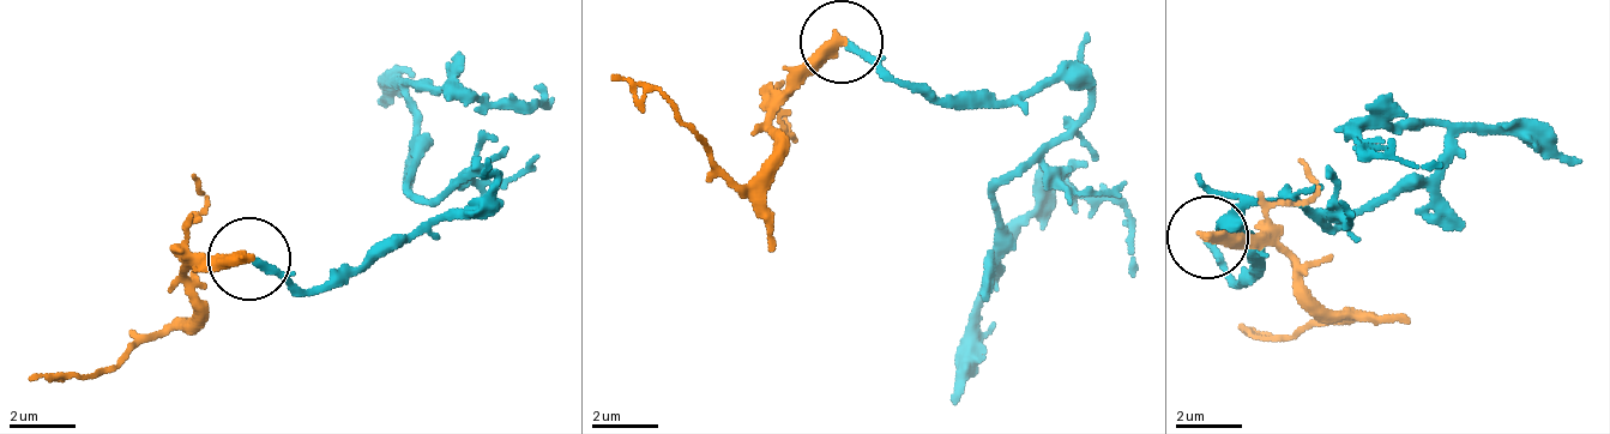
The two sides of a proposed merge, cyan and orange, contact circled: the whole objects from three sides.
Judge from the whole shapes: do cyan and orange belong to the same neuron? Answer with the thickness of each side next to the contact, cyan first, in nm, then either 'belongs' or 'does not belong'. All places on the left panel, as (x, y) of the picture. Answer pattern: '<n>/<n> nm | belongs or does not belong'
200/380 nm | belongs

